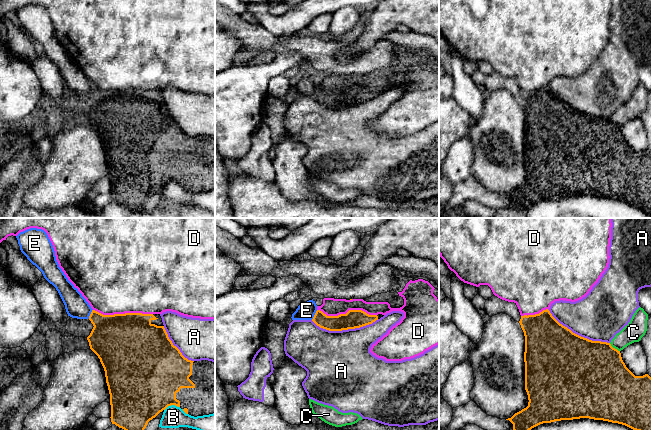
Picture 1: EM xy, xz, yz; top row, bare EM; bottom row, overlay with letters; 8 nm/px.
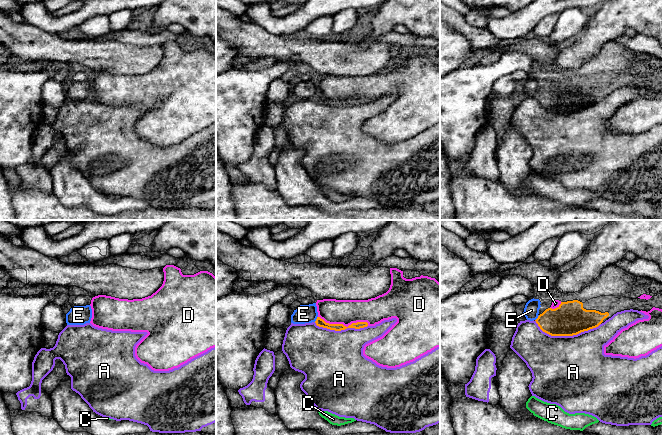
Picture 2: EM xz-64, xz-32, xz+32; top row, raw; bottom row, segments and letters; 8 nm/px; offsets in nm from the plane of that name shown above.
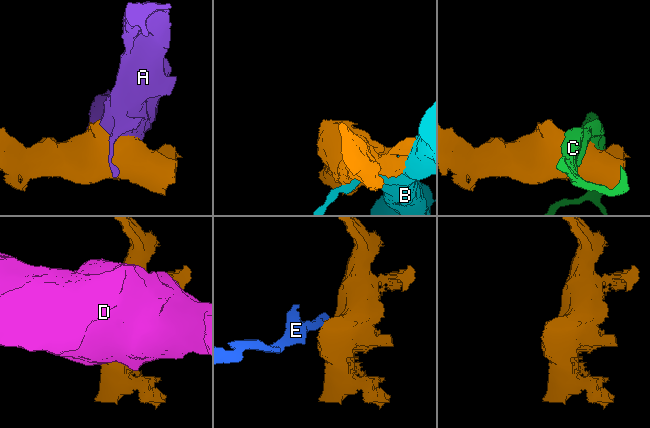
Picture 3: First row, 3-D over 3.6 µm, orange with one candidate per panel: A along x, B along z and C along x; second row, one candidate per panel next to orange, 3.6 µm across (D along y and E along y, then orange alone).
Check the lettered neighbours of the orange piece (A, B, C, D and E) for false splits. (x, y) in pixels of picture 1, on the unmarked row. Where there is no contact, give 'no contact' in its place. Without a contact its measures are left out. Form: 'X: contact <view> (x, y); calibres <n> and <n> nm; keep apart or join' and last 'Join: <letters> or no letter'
A: contact xz (344, 105); calibres 150 and 480 nm; keep apart
B: contact xy (171, 180); calibres 480 and 180 nm; keep apart
C: contact yz (614, 124); calibres 500 and 160 nm; keep apart
D: contact xy (123, 90); calibres 500 and 480 nm; keep apart
E: contact xz (314, 91); calibres 130 and 140 nm; keep apart
Join: no letter

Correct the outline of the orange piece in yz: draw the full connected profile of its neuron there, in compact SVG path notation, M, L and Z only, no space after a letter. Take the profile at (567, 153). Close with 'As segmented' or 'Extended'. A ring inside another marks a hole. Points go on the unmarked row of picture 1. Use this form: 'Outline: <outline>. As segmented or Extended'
Outline: M548 85L539 90L521 92L519 97L525 112L525 166L528 182L509 196L513 207L526 211L532 204L561 196L589 194L625 201L651 215L651 153L635 152L625 141L621 129L610 119L592 117L573 109L560 100Z. As segmented

